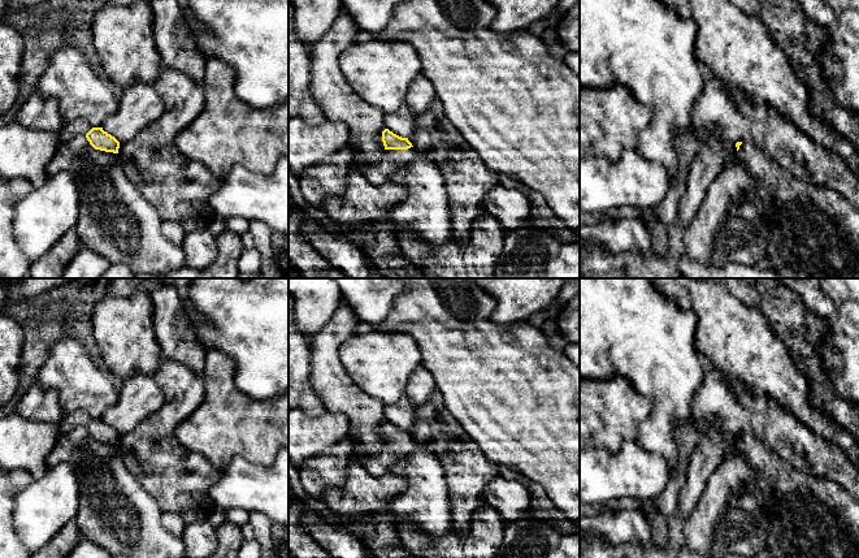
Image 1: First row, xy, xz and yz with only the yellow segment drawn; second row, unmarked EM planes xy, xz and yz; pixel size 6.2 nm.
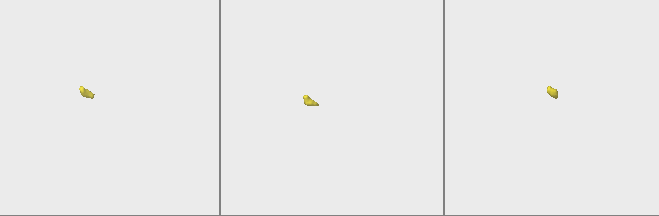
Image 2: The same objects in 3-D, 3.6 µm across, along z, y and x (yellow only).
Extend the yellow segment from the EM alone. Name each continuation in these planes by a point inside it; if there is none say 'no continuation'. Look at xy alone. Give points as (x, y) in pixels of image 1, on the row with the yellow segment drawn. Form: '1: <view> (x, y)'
1: xy (69, 129)

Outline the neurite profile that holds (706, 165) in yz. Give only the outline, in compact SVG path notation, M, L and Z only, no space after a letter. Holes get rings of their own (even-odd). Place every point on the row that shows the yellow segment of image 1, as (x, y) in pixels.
M706 130L706 142L691 161L686 179L686 191L680 200L677 224L685 232L703 204L708 187L719 174L728 140L716 130Z

